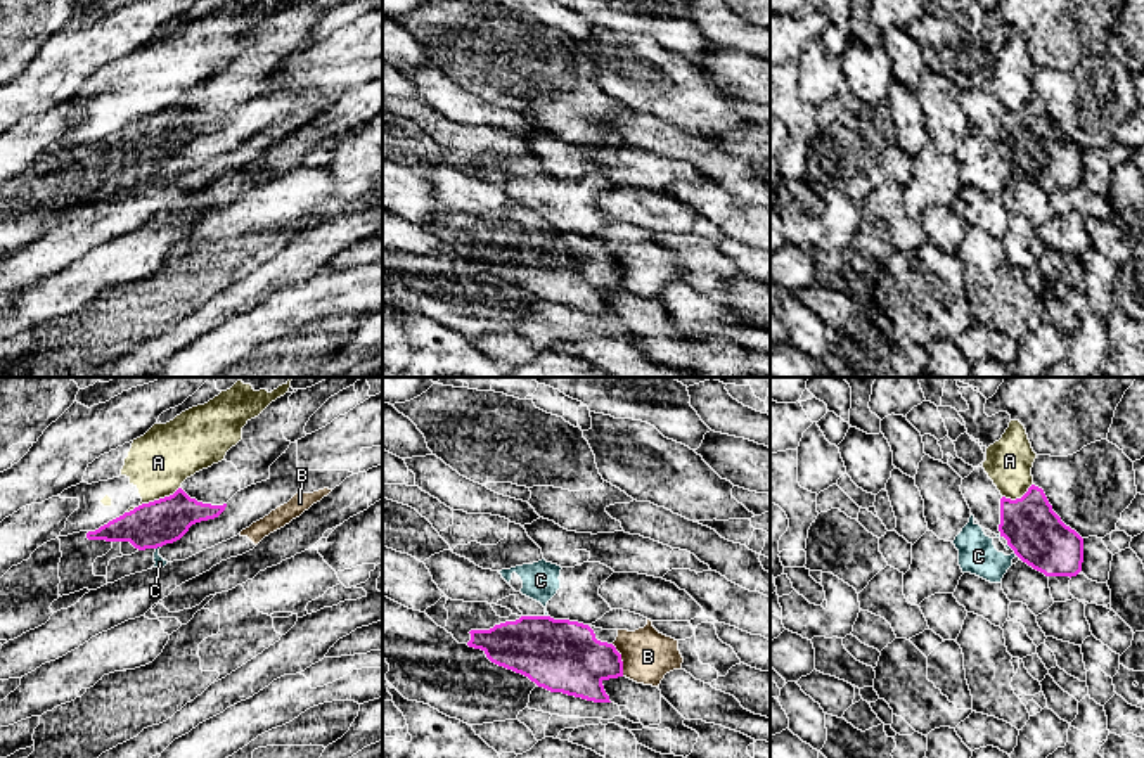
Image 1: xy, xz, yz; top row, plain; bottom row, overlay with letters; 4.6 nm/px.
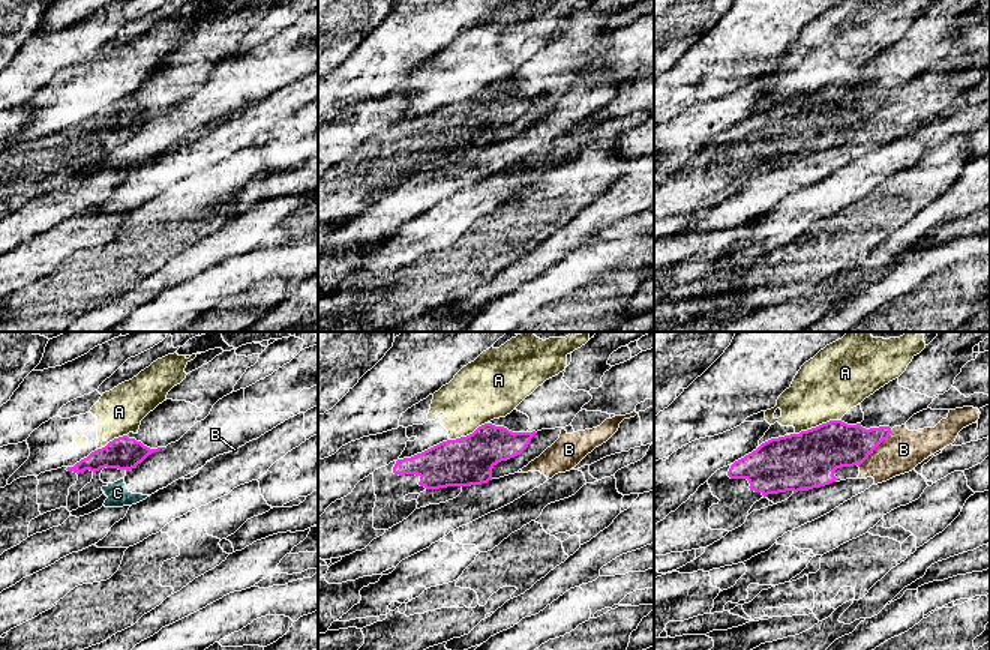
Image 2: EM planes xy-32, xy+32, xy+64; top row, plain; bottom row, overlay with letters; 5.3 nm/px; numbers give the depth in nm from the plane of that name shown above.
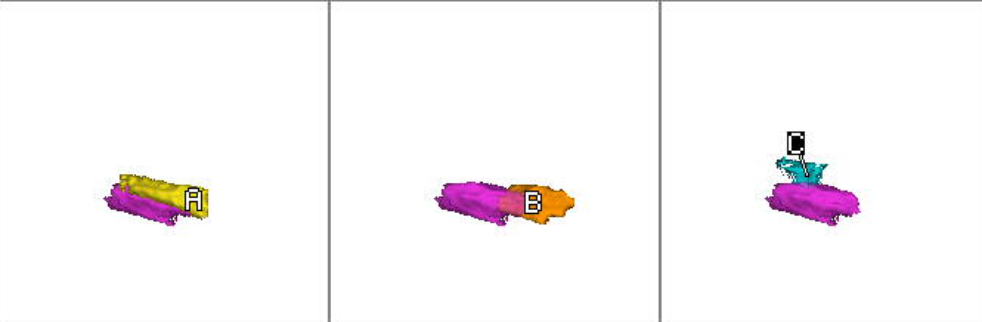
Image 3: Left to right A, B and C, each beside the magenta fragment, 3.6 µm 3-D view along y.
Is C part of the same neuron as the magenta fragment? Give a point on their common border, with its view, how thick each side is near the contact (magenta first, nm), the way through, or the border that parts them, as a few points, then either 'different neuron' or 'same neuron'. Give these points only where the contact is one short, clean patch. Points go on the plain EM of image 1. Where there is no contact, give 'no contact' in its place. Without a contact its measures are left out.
xy (158, 158) | 220/50 nm | along xy (160, 158), (156, 161) | different neuron

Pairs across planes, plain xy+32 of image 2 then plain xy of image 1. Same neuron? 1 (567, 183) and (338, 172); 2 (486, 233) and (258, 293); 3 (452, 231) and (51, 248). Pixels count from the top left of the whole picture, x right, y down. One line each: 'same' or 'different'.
1: different
2: different
3: different

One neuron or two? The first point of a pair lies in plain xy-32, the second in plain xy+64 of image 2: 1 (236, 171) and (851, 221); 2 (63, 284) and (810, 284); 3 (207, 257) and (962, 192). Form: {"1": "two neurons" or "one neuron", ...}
{"1": "one neuron", "2": "one neuron", "3": "one neuron"}

